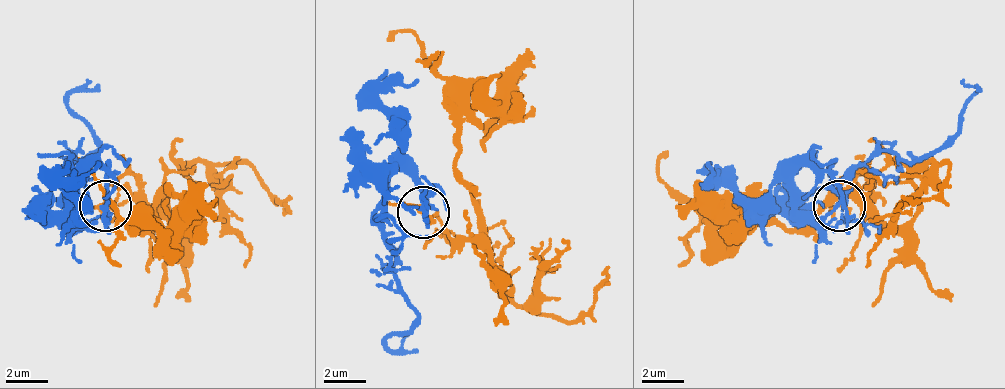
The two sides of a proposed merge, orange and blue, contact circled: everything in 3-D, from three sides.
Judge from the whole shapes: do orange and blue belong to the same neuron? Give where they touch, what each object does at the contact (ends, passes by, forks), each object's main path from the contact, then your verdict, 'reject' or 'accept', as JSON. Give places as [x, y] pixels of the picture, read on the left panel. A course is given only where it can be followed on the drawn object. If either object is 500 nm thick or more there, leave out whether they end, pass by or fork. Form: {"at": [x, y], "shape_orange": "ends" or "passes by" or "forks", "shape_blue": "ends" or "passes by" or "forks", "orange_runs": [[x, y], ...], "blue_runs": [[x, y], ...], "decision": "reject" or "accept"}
{"at": [105, 205], "shape_orange": "forks", "shape_blue": "forks", "orange_runs": [[106, 207], [121, 176], [137, 196], [158, 196], [158, 212], [137, 228], [127, 222], [70, 150]], "blue_runs": [[106, 207], [106, 217], [70, 212], [59, 181], [96, 134], [70, 98], [101, 82]], "decision": "accept"}

